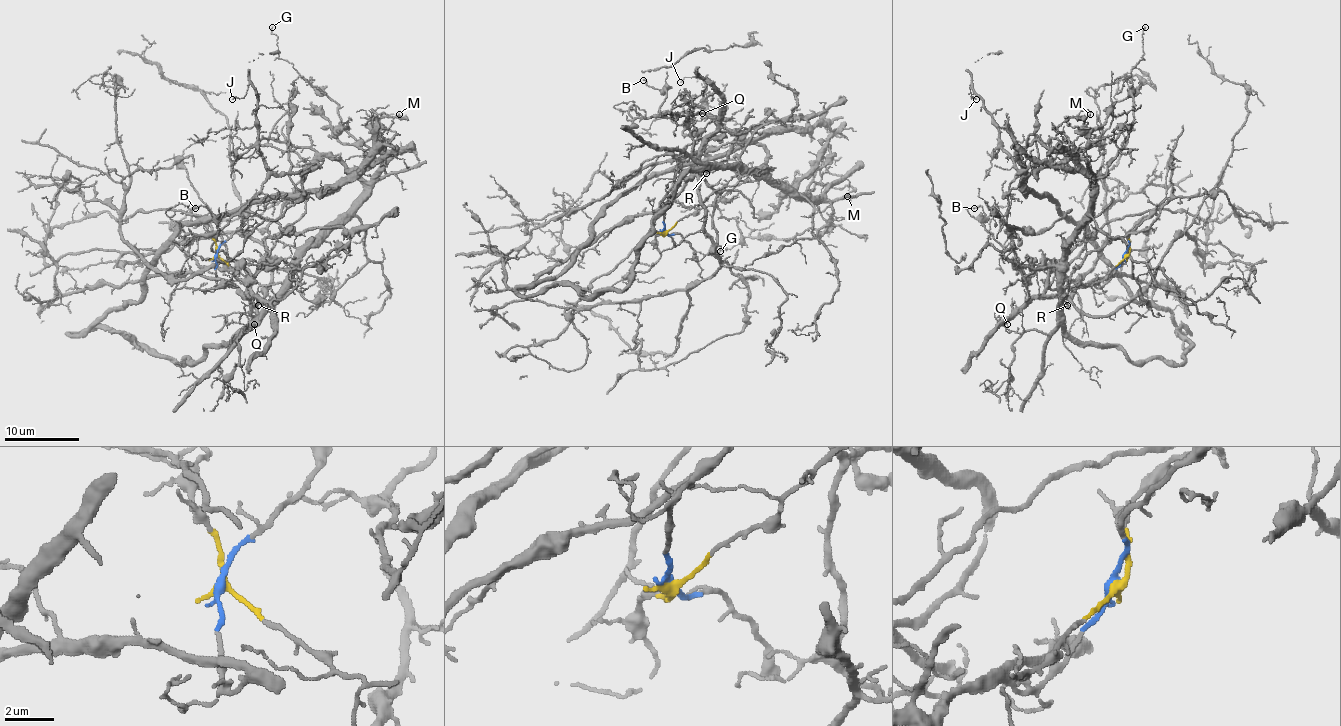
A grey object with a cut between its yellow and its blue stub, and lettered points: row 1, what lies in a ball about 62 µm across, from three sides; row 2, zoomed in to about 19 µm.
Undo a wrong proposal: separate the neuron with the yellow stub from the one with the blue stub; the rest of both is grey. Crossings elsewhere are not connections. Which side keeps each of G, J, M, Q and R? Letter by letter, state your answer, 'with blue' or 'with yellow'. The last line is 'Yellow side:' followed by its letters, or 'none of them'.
G: with yellow
J: with yellow
M: with yellow
Q: with yellow
R: with yellow
Yellow side: G, J, M, Q, R

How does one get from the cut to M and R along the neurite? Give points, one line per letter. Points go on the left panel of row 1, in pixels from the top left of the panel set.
M: (216, 255), (255, 283), (291, 287), (309, 248), (371, 188), (393, 151), (372, 118), (398, 114)
R: (216, 255), (255, 283), (283, 283), (291, 287), (257, 305)

